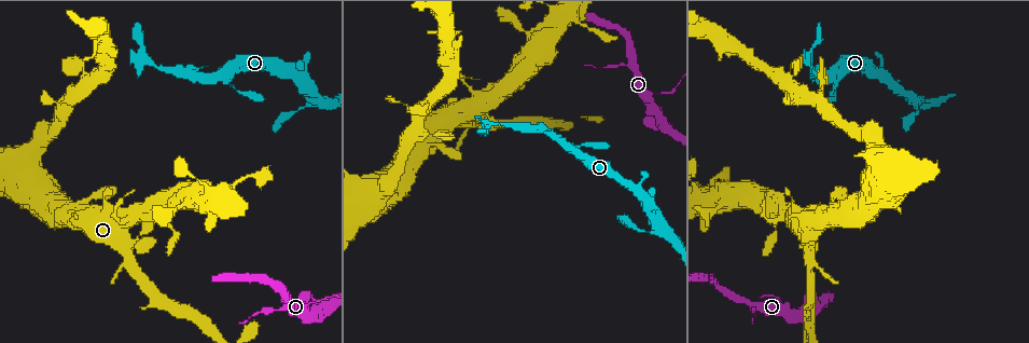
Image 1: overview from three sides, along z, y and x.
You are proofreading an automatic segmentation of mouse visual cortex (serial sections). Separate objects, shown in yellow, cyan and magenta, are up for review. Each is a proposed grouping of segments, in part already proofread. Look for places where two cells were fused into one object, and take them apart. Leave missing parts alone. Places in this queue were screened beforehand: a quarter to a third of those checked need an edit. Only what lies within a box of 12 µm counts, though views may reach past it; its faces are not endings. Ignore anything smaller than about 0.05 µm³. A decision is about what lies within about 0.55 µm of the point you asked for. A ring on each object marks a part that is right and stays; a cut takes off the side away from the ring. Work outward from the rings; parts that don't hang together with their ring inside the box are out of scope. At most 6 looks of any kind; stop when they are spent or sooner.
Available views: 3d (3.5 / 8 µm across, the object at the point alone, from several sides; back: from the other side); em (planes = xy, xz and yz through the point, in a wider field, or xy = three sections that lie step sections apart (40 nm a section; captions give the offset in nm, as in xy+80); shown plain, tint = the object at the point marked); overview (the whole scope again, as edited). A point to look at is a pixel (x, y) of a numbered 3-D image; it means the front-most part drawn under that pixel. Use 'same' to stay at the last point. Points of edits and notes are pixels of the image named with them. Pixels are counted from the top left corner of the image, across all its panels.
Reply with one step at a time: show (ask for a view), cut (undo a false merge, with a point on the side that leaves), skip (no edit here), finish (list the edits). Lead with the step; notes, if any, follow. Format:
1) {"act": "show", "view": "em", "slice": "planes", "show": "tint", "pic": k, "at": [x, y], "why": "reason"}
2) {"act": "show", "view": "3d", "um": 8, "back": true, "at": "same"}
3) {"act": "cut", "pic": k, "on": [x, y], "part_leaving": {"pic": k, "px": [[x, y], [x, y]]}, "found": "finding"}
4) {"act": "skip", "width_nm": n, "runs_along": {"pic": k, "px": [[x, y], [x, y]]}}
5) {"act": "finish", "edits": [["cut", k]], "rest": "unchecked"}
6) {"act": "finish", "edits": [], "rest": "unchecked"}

{"act": "show", "view": "3d", "um": 3.5, "pic": 1, "at": [133, 242], "why": "sudden change in width"}

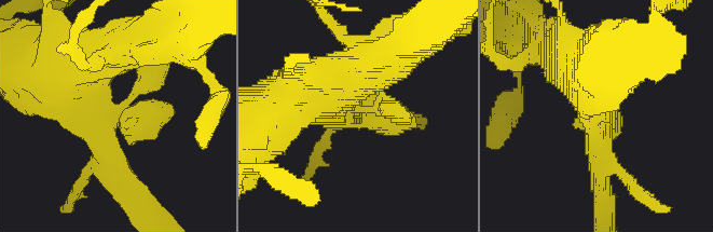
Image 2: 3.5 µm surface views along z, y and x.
{"act": "show", "view": "em", "slice": "xy", "step": 1, "show": "tint", "pic": 2, "at": [122, 110], "why": "shape alone is not enough"}

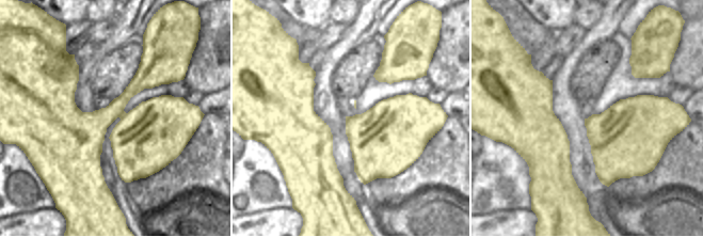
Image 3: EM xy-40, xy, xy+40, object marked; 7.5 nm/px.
{"act": "skip", "runs_along": {"pic": 2, "px": [[44, 79], [91, 119], [170, 106]]}, "found": "one cell here"}

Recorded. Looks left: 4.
{"act": "show", "view": "3d", "um": 8, "pic": 1, "at": [140, 53], "why": "sudden change in width"}

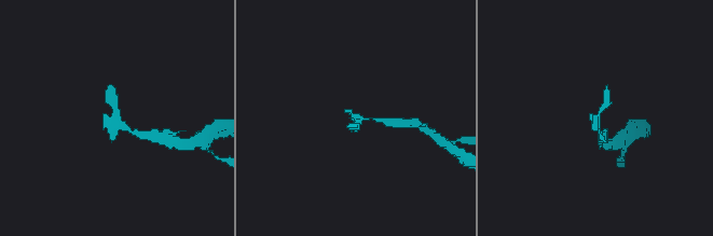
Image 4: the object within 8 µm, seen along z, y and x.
{"act": "show", "view": "3d", "um": 3.5, "pic": 4, "at": [112, 116]}

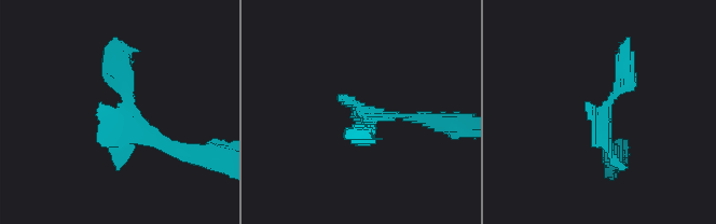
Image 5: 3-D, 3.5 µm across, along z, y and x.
{"act": "show", "view": "em", "slice": "planes", "show": "tint", "pic": 5, "at": [121, 110]}

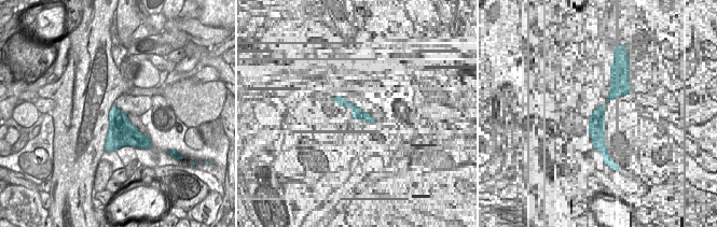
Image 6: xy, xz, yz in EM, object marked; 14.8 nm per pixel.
{"act": "skip", "runs_along": {"pic": 5, "px": [[179, 152], [123, 115], [113, 46]]}, "found": "all the same cell"}

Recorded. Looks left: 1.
{"act": "finish", "edits": [], "rest": "unchecked"}

